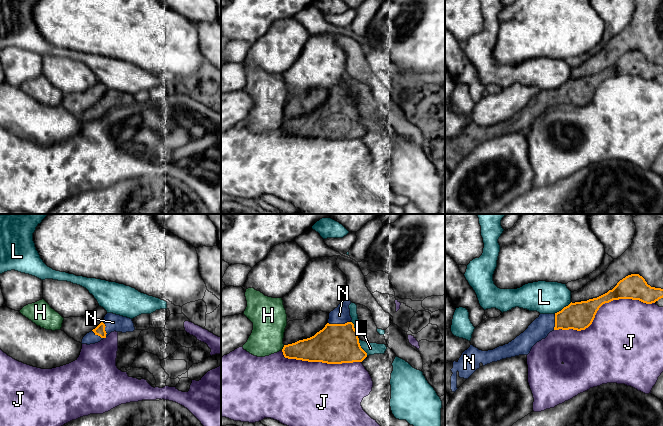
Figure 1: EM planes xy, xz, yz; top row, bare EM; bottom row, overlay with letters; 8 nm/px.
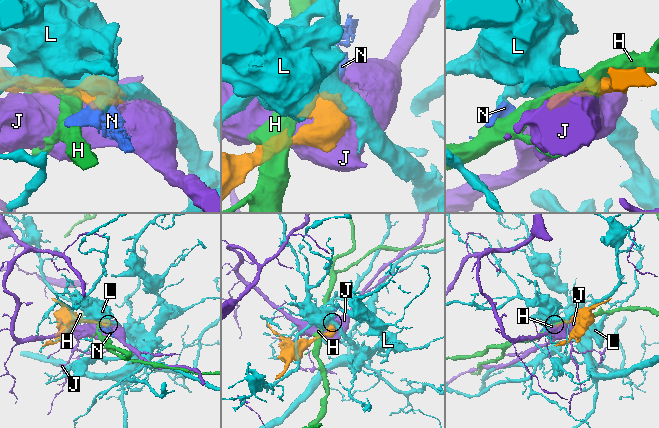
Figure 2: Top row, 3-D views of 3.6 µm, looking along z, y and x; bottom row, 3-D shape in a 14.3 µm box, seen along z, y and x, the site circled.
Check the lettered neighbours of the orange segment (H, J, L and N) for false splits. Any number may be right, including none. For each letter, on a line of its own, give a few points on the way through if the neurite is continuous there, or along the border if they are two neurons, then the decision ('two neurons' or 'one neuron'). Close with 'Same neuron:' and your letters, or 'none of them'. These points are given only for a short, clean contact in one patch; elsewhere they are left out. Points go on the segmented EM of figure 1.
H: two neurons
J: two neurons
L: two neurons
N: across xz (336, 343), (339, 338), (339, 324), (340, 315) | one neuron
Same neuron: N

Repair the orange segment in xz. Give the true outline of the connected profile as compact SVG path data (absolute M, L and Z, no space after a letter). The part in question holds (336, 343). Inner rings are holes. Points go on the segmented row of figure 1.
M342 300L329 313L325 327L314 336L284 345L284 357L327 364L362 362L367 353L361 348L358 332L351 322L350 304L350 300Z

